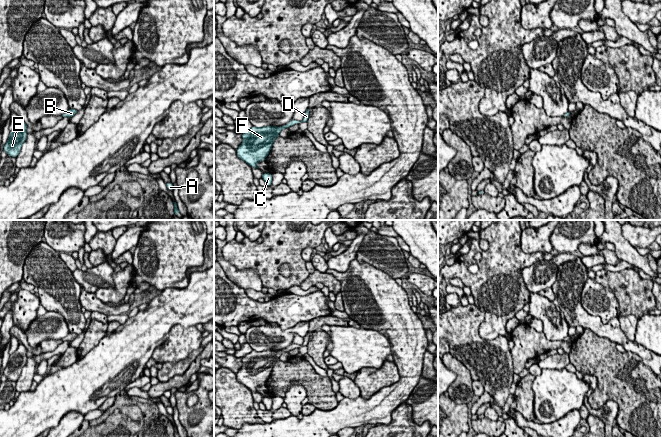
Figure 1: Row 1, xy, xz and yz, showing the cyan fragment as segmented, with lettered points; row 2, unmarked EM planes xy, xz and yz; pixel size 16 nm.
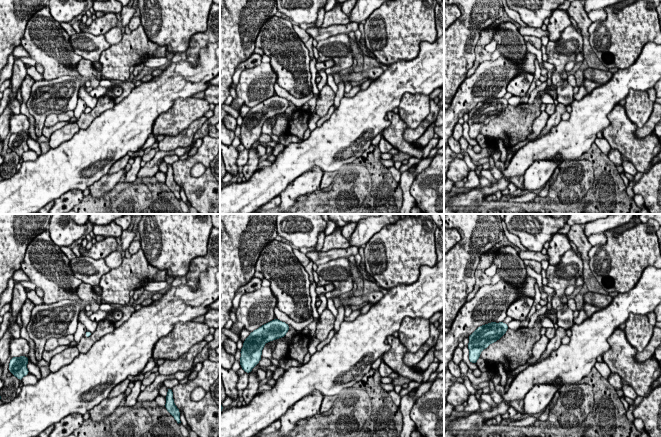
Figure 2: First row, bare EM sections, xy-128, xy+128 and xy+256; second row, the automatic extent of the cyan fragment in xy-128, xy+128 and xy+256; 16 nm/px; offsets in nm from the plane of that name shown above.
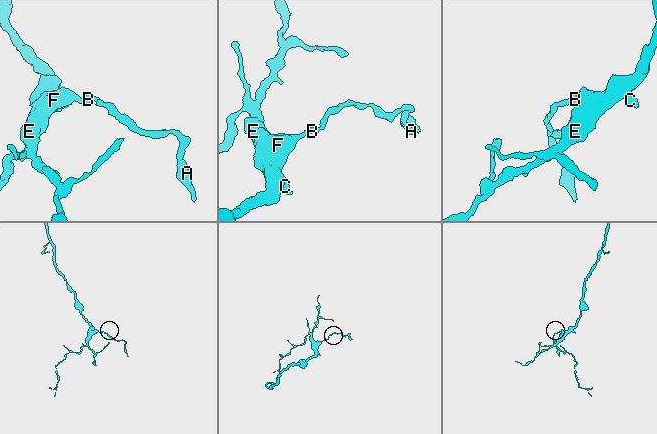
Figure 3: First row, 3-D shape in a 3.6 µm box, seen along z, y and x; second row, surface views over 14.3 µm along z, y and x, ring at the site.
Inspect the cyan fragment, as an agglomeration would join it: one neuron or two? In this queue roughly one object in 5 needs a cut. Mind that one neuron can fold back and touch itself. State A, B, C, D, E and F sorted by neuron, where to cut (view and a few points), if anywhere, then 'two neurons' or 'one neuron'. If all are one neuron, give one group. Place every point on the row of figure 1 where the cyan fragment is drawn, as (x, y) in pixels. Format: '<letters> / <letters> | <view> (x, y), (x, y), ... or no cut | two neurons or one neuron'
A B C D E F | no cut | one neuron

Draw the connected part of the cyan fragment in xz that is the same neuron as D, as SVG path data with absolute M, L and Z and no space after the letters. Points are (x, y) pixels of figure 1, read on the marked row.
M309 109L305 111L302 121L292 119L288 124L280 127L252 126L249 130L242 133L243 141L236 150L238 158L245 161L251 167L258 168L257 163L259 161L265 161L274 141L283 129L299 124L300 122L307 122L308 119Z

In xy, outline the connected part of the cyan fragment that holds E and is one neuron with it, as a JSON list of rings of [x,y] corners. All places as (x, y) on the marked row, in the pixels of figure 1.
[[[19,120],[17,126],[10,131],[9,138],[3,147],[8,156],[17,157],[21,151],[22,144],[27,139],[27,124]]]

